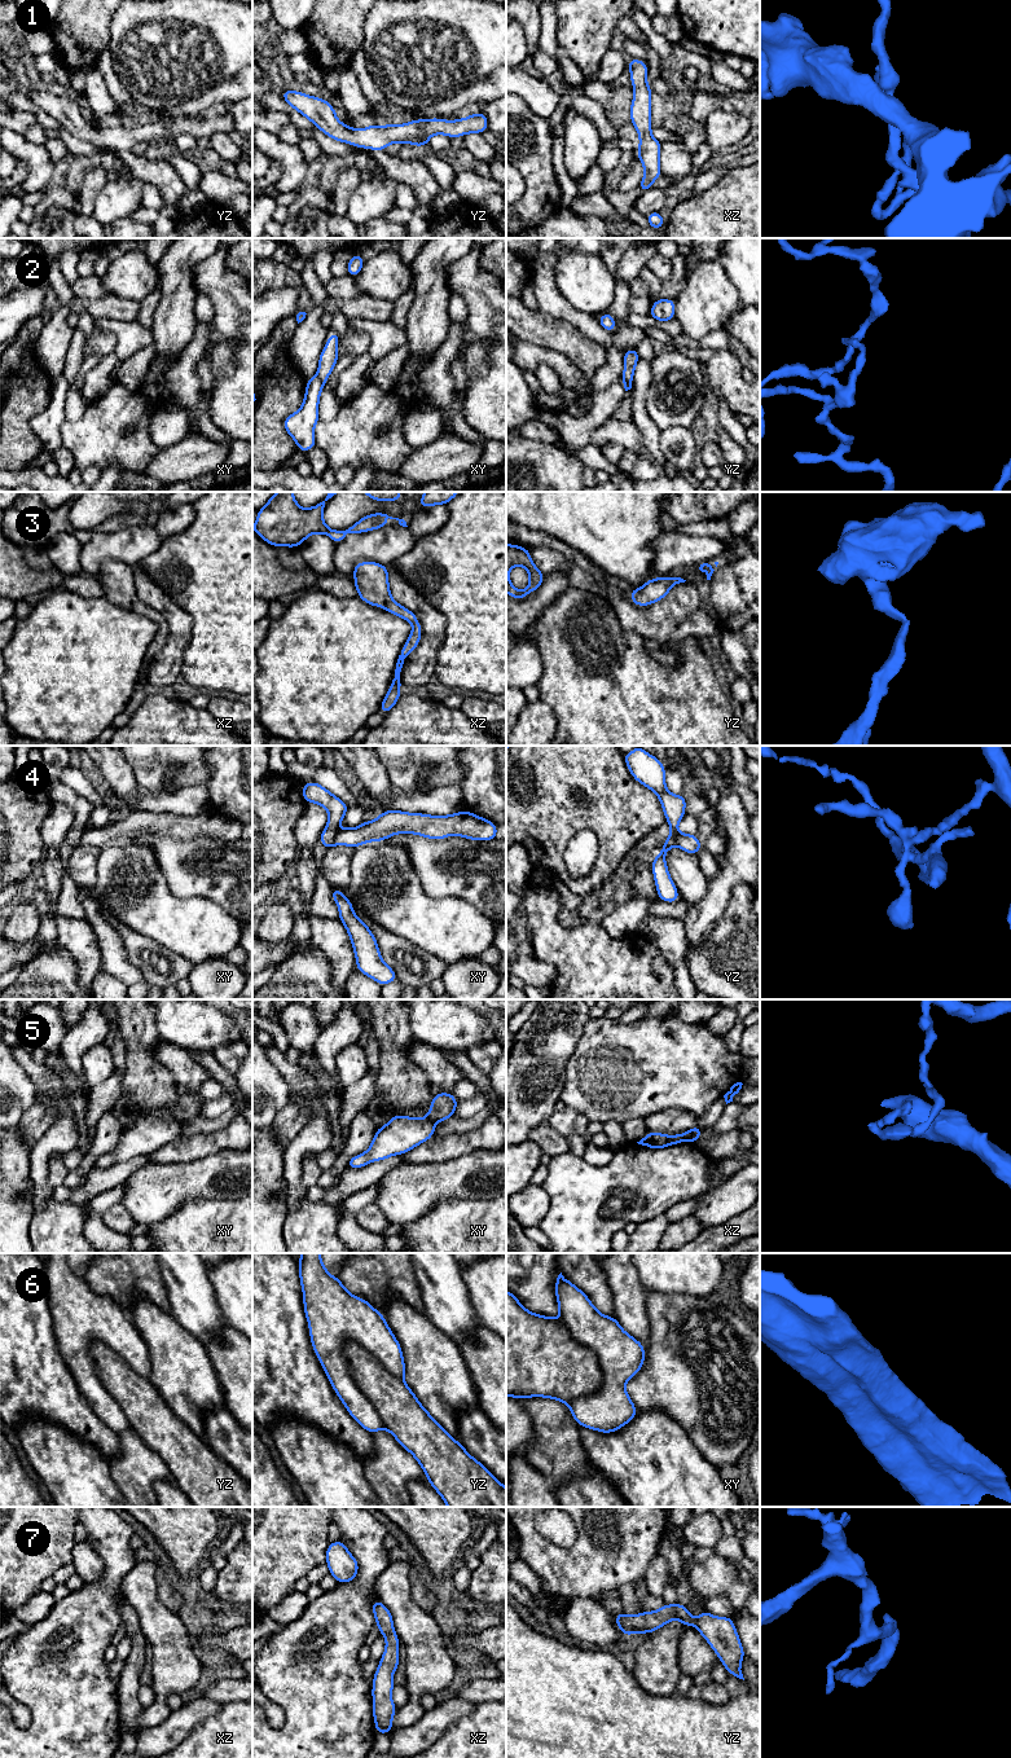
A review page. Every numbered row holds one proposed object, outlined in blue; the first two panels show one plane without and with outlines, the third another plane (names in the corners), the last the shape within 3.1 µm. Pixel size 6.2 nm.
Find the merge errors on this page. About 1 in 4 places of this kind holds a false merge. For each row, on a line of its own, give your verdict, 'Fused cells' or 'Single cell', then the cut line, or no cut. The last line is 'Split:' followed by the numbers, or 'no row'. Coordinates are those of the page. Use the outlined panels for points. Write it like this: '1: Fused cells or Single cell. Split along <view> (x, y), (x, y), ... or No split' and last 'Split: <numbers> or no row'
1: Single cell. No split
2: Fused cells. Split along xy (317, 374), (324, 383)
3: Single cell. No split
4: Fused cells. Split along xy (337, 830), (333, 844)
5: Fused cells. Split along xy (427, 1116), (434, 1124)
6: Fused cells. Split along yz (350, 1340), (344, 1346), (350, 1374), (386, 1427)
7: Single cell. No split
Split: 2, 4, 5, 6

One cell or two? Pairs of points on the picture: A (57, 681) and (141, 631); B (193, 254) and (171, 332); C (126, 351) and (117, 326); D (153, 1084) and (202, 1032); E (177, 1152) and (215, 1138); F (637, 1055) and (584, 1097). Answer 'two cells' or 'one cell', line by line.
A: one cell
B: one cell
C: one cell
D: two cells
E: one cell
F: one cell

